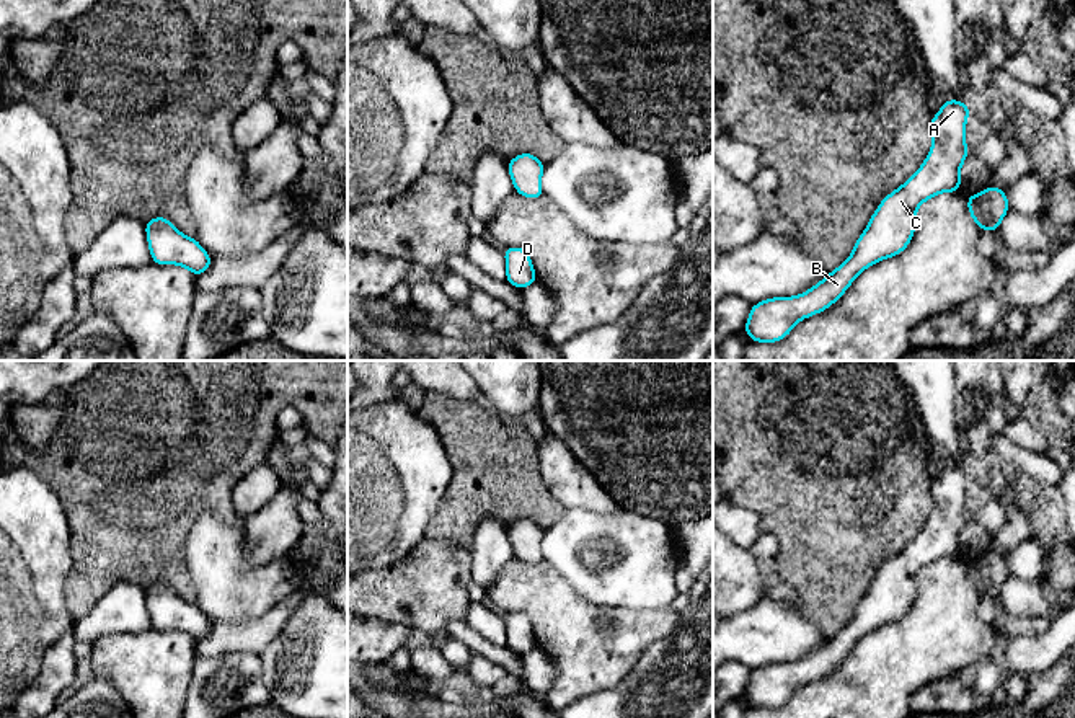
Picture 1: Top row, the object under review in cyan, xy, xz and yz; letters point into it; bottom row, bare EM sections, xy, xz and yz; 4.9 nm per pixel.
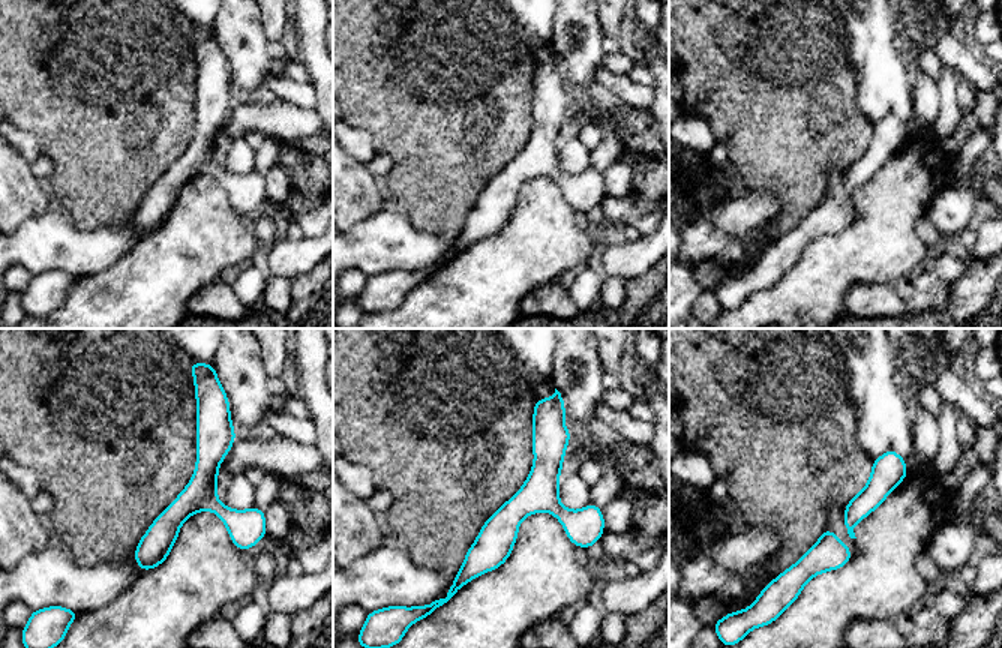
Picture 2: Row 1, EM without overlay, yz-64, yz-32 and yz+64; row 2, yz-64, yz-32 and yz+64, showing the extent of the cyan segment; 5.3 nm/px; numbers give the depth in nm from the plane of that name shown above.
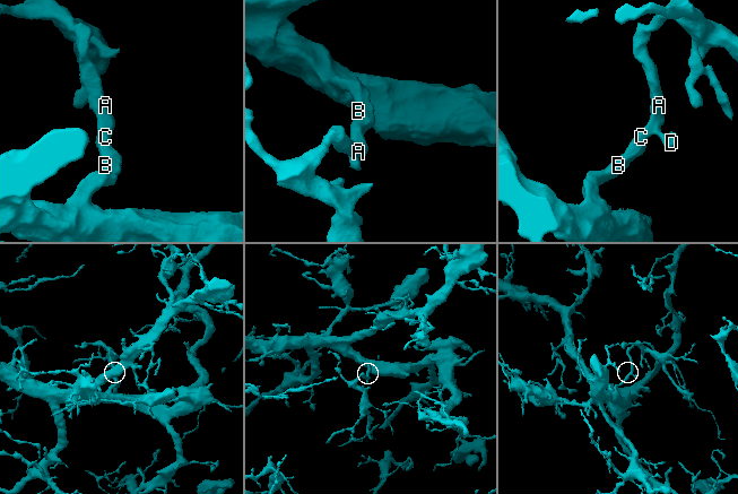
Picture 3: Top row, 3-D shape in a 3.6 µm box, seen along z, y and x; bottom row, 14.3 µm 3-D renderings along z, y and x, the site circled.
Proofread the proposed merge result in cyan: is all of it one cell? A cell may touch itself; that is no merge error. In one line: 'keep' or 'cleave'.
keep

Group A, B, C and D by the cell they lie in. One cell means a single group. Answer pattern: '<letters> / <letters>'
A B C D

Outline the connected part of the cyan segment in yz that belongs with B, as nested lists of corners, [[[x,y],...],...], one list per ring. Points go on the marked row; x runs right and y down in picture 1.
[[[944,100],[930,117],[933,144],[922,166],[896,191],[883,197],[858,237],[852,255],[821,282],[793,297],[772,297],[752,304],[744,333],[752,343],[778,343],[798,321],[835,304],[869,266],[900,255],[917,228],[917,209],[940,193],[961,189],[961,166],[969,152],[966,122],[971,108],[961,100]]]

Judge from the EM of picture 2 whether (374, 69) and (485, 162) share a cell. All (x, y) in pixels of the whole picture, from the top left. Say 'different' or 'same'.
same

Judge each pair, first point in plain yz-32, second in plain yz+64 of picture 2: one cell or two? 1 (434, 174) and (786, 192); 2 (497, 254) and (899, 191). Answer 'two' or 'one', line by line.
1: one
2: one

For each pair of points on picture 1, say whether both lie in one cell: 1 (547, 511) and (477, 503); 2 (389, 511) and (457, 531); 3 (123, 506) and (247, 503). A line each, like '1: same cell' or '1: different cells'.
1: same cell
2: different cells
3: different cells

